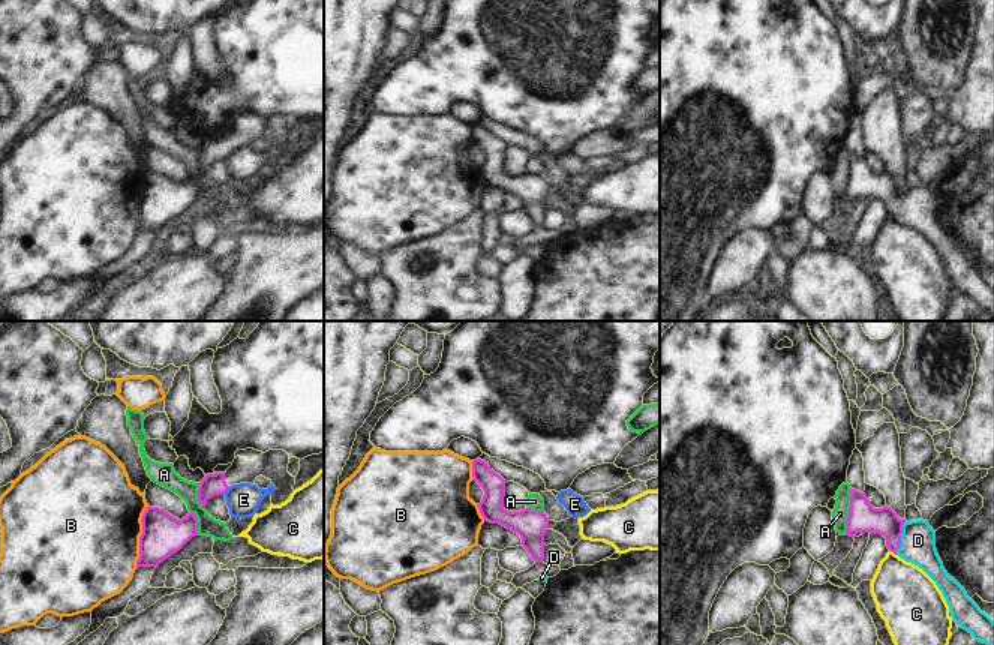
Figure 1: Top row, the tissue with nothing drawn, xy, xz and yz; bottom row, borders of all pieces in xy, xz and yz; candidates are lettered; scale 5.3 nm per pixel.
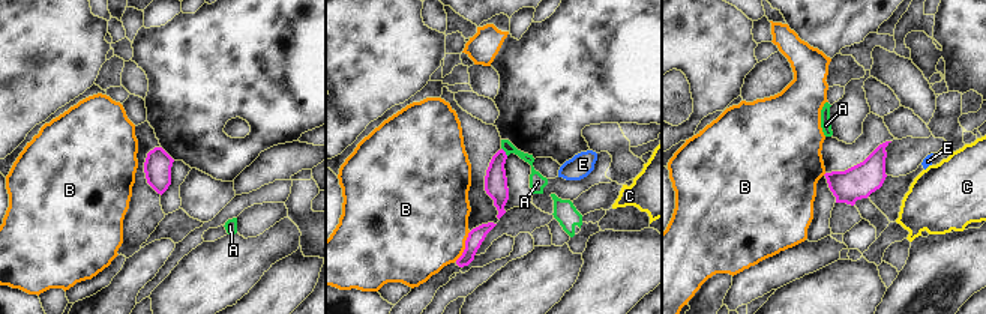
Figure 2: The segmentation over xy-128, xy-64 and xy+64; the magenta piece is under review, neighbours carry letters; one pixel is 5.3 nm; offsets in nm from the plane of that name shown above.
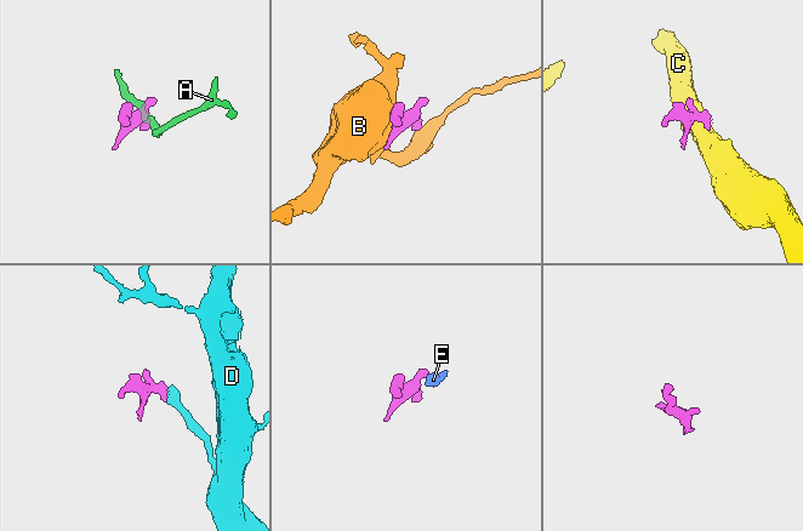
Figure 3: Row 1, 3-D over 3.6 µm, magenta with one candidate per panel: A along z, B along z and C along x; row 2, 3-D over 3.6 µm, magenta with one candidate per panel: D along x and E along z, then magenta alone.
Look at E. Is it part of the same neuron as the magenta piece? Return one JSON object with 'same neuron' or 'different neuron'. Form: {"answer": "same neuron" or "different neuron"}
{"answer": "different neuron"}

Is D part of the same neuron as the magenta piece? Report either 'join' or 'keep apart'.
join

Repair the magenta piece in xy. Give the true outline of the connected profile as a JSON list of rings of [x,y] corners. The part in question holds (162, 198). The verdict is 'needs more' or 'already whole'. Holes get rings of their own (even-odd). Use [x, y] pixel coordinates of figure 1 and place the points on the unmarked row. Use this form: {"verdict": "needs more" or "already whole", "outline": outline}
{"verdict": "already whole", "outline": [[[147,171],[142,178],[138,231],[157,231],[198,200],[198,183],[187,177],[181,184],[159,171]]]}

